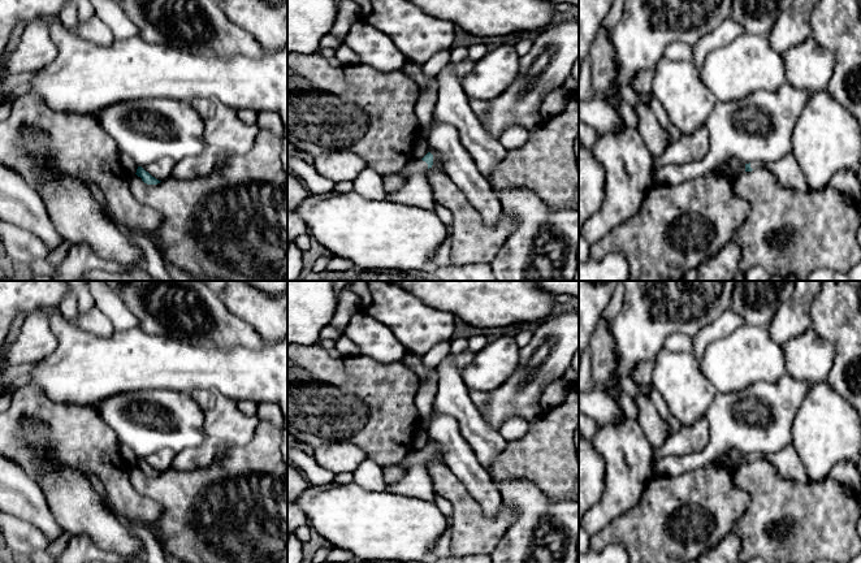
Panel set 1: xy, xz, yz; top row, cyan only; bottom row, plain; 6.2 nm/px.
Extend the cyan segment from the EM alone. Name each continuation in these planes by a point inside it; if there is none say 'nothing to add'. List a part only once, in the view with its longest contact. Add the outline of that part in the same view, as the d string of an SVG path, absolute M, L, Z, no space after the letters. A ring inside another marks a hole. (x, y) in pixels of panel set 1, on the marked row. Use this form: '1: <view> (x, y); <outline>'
1: xz (416, 191); M423 160L410 161L399 173L404 183L393 194L385 194L385 199L404 205L414 205L429 212L434 212L434 196L432 187L425 177L428 164Z

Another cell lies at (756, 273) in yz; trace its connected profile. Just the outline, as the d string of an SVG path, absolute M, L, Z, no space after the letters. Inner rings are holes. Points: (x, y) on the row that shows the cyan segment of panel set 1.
M760 265L749 268L744 273L744 280L745 281L770 281L770 276L766 269L763 269Z

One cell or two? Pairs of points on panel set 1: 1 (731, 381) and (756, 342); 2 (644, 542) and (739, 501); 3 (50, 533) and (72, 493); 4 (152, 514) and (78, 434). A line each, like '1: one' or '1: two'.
1: one
2: one
3: two
4: one

